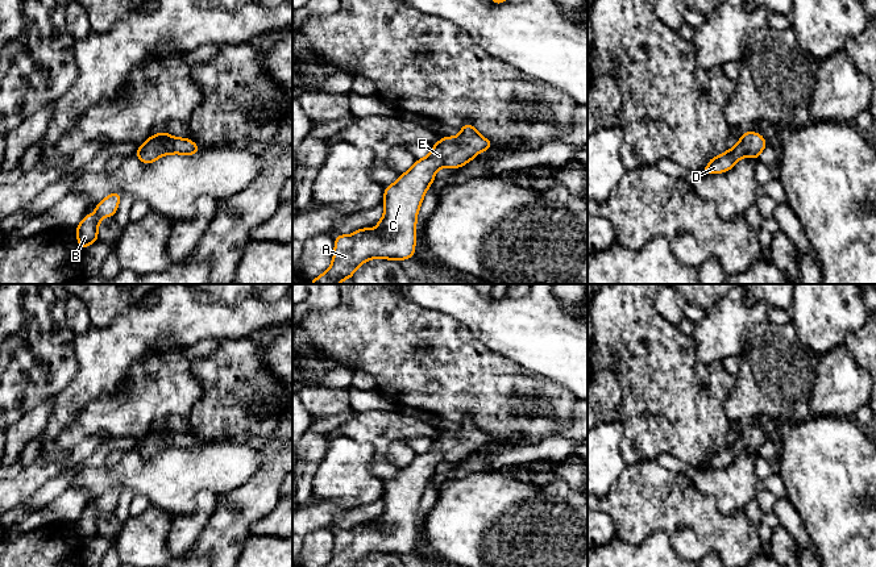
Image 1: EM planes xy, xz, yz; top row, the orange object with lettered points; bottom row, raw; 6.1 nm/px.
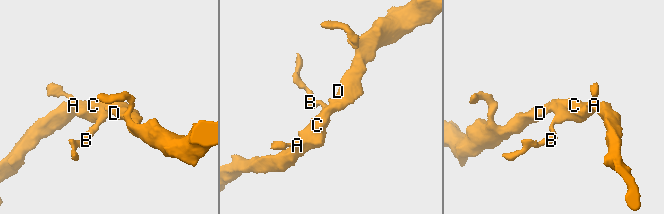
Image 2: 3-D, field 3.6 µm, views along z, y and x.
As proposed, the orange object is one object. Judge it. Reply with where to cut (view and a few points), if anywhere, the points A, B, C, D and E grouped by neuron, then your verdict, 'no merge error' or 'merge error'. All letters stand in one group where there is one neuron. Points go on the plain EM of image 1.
no cut; A B C D E; no merge error

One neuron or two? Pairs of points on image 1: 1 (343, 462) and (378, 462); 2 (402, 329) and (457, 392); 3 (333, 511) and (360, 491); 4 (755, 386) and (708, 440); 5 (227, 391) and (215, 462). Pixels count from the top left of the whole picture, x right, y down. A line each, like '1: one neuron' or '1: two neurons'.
1: two neurons
2: one neuron
3: two neurons
4: two neurons
5: two neurons

